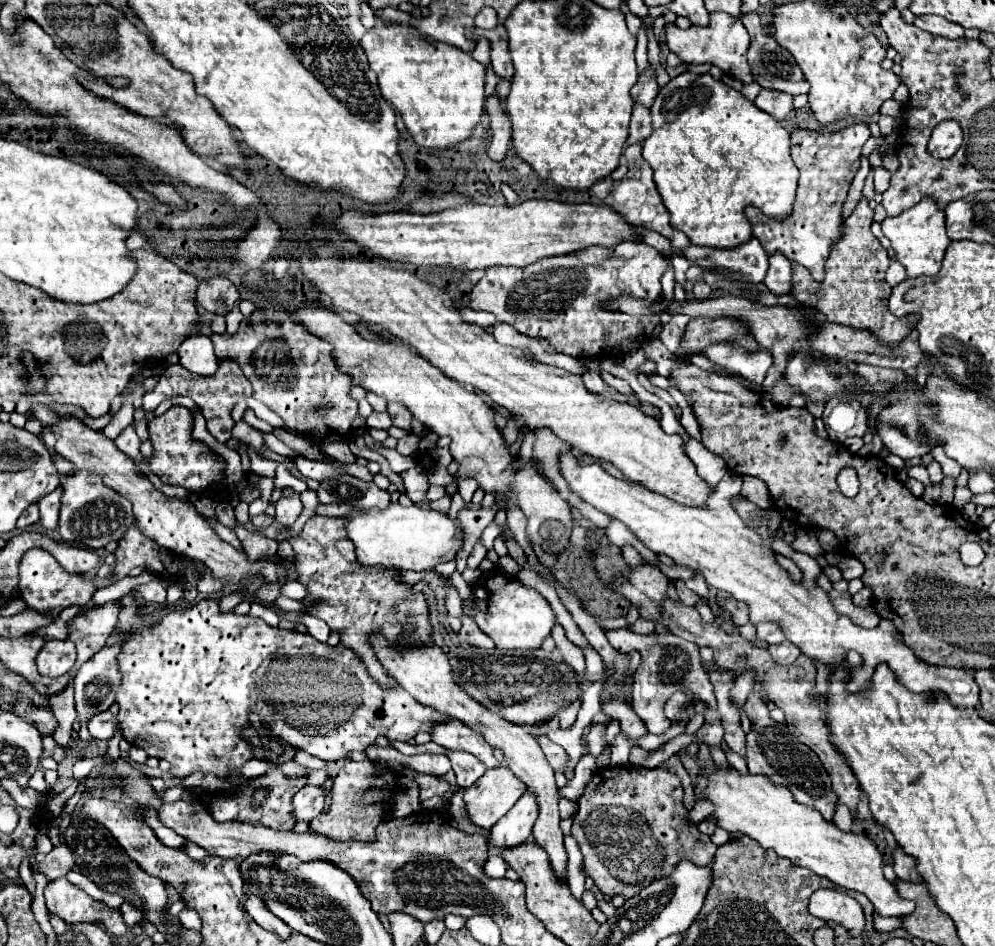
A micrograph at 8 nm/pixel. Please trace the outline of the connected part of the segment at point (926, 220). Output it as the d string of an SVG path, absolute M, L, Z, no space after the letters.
M923 198L909 210L901 212L899 216L893 216L893 218L887 216L881 222L881 230L891 240L891 248L895 250L897 260L907 268L909 278L935 276L939 272L945 248L949 246L951 240L945 234L945 214L933 200Z

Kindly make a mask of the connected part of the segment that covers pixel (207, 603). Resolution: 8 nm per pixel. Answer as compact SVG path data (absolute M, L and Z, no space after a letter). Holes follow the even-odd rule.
M123 596L121 598L121 606L123 606L123 610L119 614L117 626L119 626L121 632L129 632L129 640L125 642L125 650L121 650L121 656L117 658L119 660L119 668L123 672L123 684L121 684L119 692L117 692L117 704L119 704L117 718L119 718L121 730L123 730L123 738L129 744L133 744L133 746L143 748L149 756L165 758L171 764L171 770L169 772L175 778L179 778L179 780L185 780L193 772L211 772L221 782L231 782L233 780L231 770L235 770L235 772L241 770L241 766L253 758L253 746L243 738L243 730L247 730L251 726L251 714L257 714L263 722L267 722L267 728L269 728L273 740L283 742L283 744L289 744L291 748L303 750L303 752L307 752L307 754L311 754L315 758L327 760L327 762L329 760L343 760L343 758L347 758L349 752L355 752L355 750L367 750L367 746L371 746L377 736L387 736L393 742L407 742L407 740L415 738L417 732L429 732L433 720L439 720L437 710L419 704L403 688L397 688L397 692L379 690L377 684L373 684L373 680L369 680L369 674L365 672L365 666L363 664L351 664L351 658L345 660L343 654L341 654L341 650L335 650L335 648L329 646L329 664L309 664L319 654L323 654L327 658L325 644L321 644L319 640L315 640L309 634L301 634L301 632L295 632L295 630L281 630L281 628L269 626L265 620L253 618L249 614L239 616L239 614L235 614L235 610L221 612L219 600L201 600L197 604L191 604L191 606L183 608L183 610L171 610L157 624L147 624L141 618L135 616L135 600L131 596ZM345 700L353 700L353 704L277 704L277 702L345 702Z

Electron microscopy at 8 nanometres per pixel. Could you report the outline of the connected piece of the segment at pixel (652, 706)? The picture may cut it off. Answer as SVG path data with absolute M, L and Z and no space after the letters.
M629 628L607 630L605 636L613 648L631 646L631 650L639 650L643 656L643 662L641 662L641 666L633 678L633 708L635 708L637 716L645 722L645 726L651 734L661 736L671 728L671 722L663 716L663 708L665 708L667 700L671 698L671 694L677 690L695 688L697 694L701 694L701 702L705 702L713 710L717 708L713 684L701 666L701 656L699 656L697 644L693 644L689 640L681 640L675 634L639 636L639 634L631 632Z

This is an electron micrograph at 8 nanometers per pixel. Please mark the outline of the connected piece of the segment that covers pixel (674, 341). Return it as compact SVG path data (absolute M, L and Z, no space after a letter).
M675 314L675 316L671 318L671 322L669 322L669 324L663 328L663 332L659 334L659 340L661 340L671 352L679 352L681 342L683 342L681 334L685 332L685 326L687 326L689 320L691 320L691 318L689 318L687 314Z

